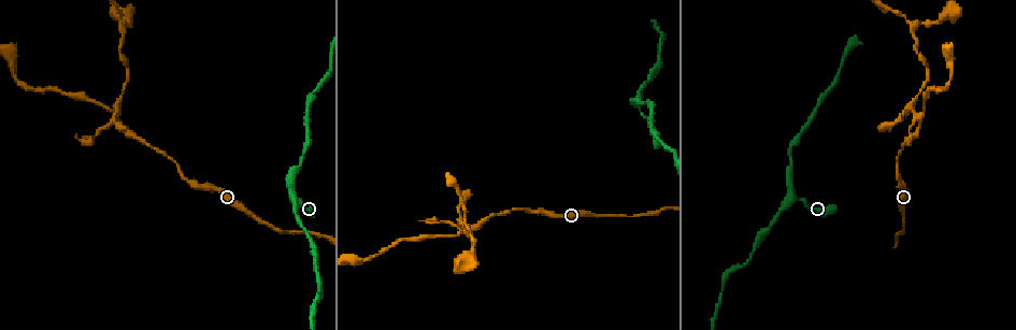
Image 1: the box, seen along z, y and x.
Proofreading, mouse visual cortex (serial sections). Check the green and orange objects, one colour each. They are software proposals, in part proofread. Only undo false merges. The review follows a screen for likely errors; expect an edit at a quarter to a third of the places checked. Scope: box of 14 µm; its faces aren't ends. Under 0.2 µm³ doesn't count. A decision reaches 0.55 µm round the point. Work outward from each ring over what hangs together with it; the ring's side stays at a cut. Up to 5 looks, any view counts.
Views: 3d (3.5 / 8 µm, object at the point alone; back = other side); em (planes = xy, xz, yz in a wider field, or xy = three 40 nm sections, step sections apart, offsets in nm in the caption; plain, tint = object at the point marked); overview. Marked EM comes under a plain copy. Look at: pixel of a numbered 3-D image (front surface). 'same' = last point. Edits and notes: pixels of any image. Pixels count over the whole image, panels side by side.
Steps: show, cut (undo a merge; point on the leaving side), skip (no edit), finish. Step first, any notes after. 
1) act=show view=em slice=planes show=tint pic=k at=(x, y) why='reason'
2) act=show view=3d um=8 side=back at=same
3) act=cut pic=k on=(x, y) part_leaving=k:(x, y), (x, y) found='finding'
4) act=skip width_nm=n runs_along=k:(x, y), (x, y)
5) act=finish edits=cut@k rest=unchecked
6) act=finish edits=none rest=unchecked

act=show view=3d um=3.5 pic=1 at=(296, 198) why='sharp bend'

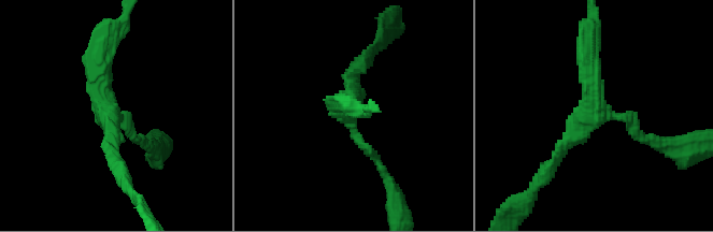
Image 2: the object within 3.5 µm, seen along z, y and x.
act=show view=em slice=planes show=tint pic=2 at=(107, 109) why='shape alone is not enough'

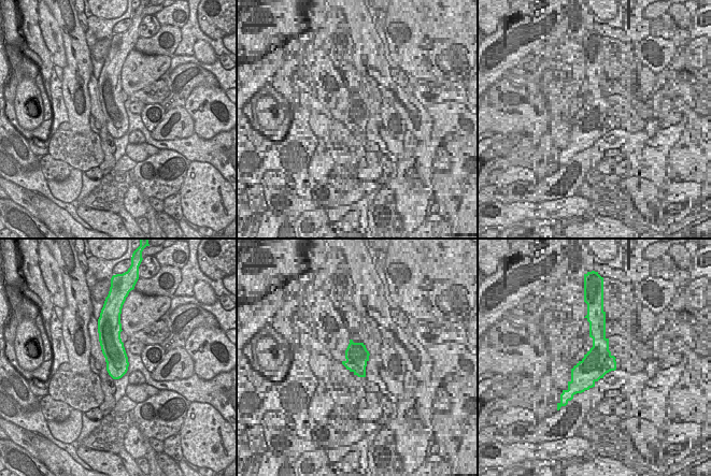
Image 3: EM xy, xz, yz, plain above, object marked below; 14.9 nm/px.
act=skip width_nm=340 runs_along=2:(650, 138), (594, 101), (588, 42) found='continuous, no second cell'

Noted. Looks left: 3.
act=show view=3d um=3.5 pic=1 at=(921, 116) why='two arms in line, one across'

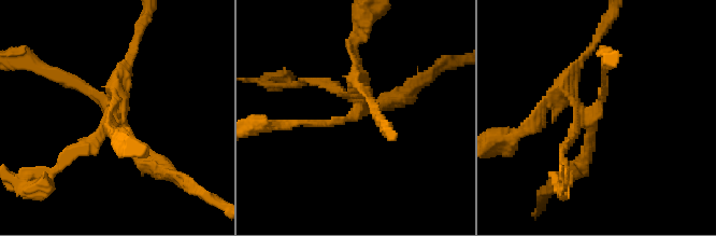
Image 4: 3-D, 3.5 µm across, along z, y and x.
act=show view=em slice=xy step=1 show=tint pic=4 at=(590, 117)

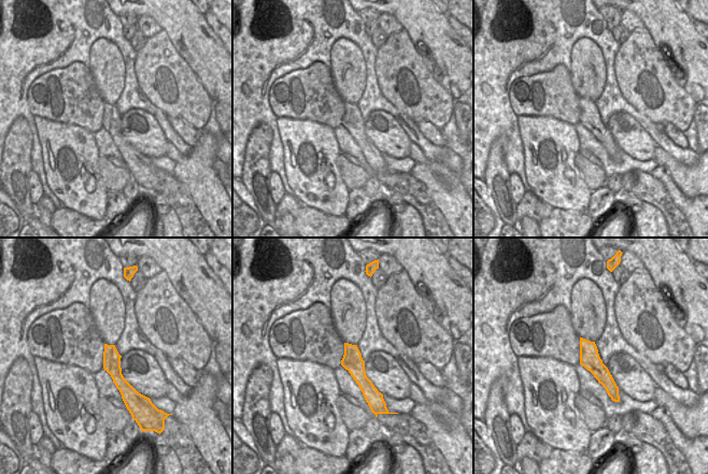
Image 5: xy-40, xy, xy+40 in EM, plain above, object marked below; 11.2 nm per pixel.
act=cut pic=4 on=(122, 101) part_leaving=4:(120, 112), (116, 79), (140, 26) found='two cells meet here'

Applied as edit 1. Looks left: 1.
act=finish edits=cut@4 rest=unchecked

